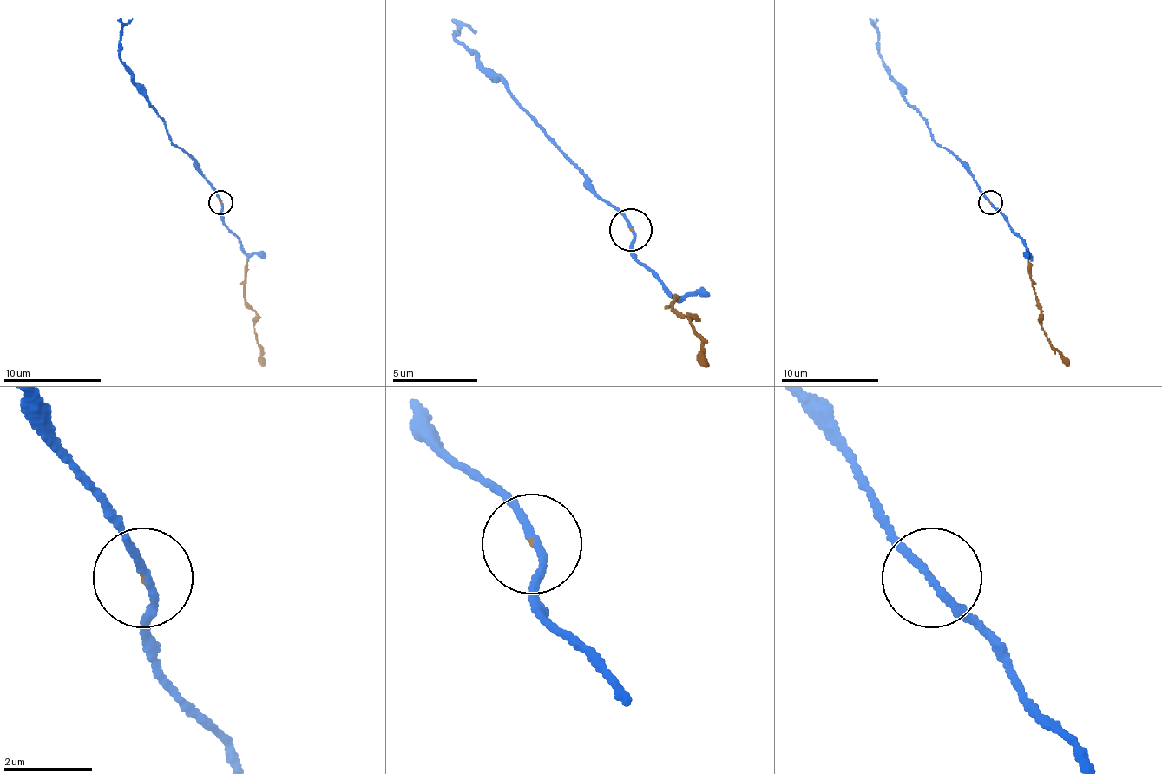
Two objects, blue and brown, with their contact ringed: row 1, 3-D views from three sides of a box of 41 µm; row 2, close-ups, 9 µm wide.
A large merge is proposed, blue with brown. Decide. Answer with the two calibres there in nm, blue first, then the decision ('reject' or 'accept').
160 nm thick on the blue side, 50 nm on the other; reject

